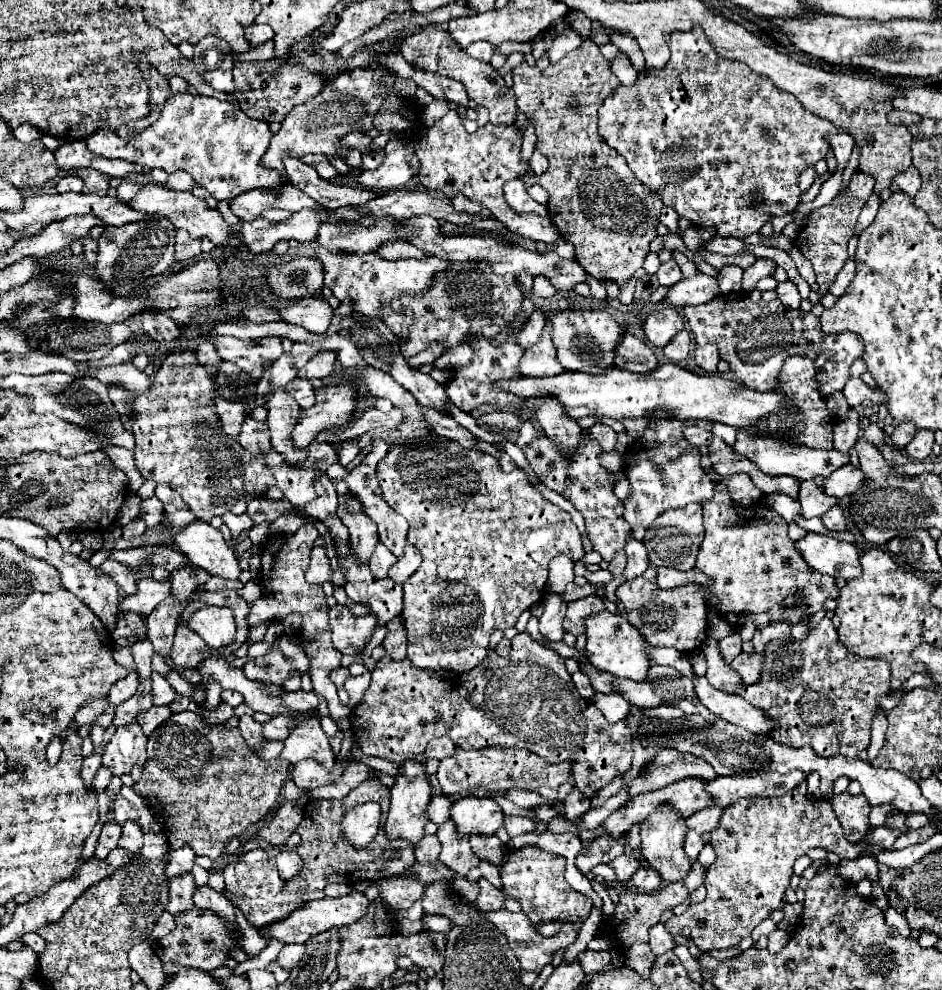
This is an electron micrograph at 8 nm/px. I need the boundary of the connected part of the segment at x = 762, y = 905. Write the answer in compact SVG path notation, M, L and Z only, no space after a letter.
M797 788L781 798L737 802L737 806L723 812L719 826L711 830L709 844L717 860L707 868L707 898L665 923L672 937L679 936L687 926L691 930L689 938L703 952L737 946L745 936L751 936L755 926L769 918L771 912L781 910L787 904L785 890L789 888L793 862L809 848L829 846L829 852L835 852L839 858L857 858L857 854L867 850L867 844L847 842L829 800L801 796Z

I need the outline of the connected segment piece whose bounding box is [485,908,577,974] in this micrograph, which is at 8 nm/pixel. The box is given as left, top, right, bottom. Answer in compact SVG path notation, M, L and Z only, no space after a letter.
M501 908L501 910L497 910L497 912L489 912L489 914L485 914L485 918L487 918L495 928L499 928L499 932L503 932L503 934L507 936L507 942L509 942L511 950L515 952L515 956L517 956L521 968L523 968L523 970L537 972L537 974L541 972L543 966L551 964L553 956L555 956L559 950L565 950L565 948L571 946L571 944L575 942L575 938L577 938L577 930L573 928L573 924L565 924L565 926L559 930L559 934L555 934L555 936L551 936L551 938L543 938L543 936L539 936L539 934L535 932L533 924L529 922L529 918L525 918L523 912L513 914L513 912L507 912L505 908Z

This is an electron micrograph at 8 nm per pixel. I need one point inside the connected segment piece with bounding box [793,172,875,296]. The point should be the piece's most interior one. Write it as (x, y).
(823, 240)

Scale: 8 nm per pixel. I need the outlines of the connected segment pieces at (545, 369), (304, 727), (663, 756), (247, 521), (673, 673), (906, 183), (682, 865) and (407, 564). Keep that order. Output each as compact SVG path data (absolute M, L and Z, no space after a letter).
M549 322L545 324L545 332L539 344L533 348L525 350L521 362L519 362L519 372L525 376L553 376L565 372L563 366L557 362L551 334L549 334Z
M303 716L301 724L291 730L289 738L285 740L285 750L281 758L289 760L291 764L299 760L315 760L321 766L325 766L327 772L333 770L333 758L335 752L329 746L329 740L325 732L321 730L319 716Z
M665 748L657 754L655 760L647 764L647 774L637 776L629 782L629 796L637 796L643 792L665 788L667 784L685 780L685 778L699 778L699 780L713 780L717 774L703 758L693 754L683 754L673 748Z
M225 514L225 516L223 516L223 520L225 520L227 528L231 530L231 536L233 536L233 538L237 538L237 536L239 536L239 534L243 534L243 532L249 532L249 530L255 526L255 522L253 522L247 514L241 514L241 516Z
M651 666L645 680L635 682L629 678L613 678L613 688L629 702L629 704L637 704L637 706L647 706L647 708L655 708L655 706L675 706L681 708L685 714L699 714L705 720L715 720L715 714L709 714L709 710L705 706L701 706L699 698L695 696L693 690L693 682L689 678L685 678L681 672L677 672L675 668L669 666Z
M909 166L909 170L905 170L905 174L899 174L893 180L893 188L899 188L901 192L905 192L909 196L915 196L919 192L919 188L921 188L919 170L915 170L913 166Z
M661 806L657 814L649 816L649 822L641 826L641 840L643 840L643 856L651 864L653 870L661 874L663 880L667 882L679 882L685 880L687 874L691 872L691 860L683 852L683 840L685 840L685 820L681 820L679 814L671 810L671 806Z
M407 544L405 546L405 554L391 566L389 570L389 578L393 582L405 582L421 564L421 554L417 552L417 548L413 544Z

